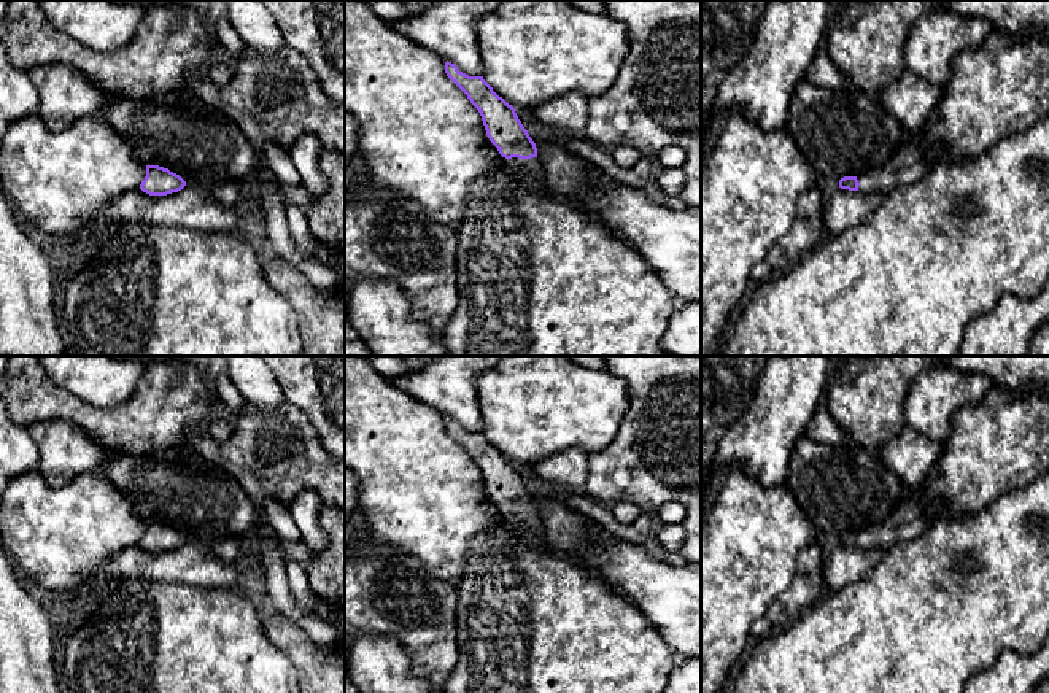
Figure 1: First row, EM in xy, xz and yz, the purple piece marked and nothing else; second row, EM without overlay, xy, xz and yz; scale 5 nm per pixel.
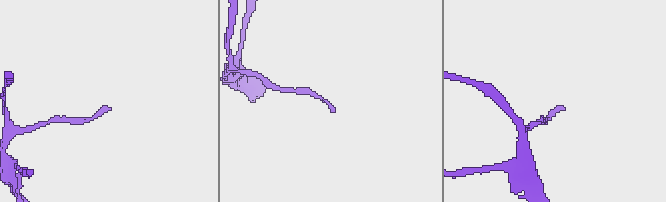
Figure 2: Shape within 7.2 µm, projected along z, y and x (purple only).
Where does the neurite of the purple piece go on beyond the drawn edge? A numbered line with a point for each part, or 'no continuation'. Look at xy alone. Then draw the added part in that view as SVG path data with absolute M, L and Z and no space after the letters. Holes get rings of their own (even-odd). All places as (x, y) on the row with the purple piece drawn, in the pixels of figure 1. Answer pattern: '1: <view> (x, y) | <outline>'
no continuation

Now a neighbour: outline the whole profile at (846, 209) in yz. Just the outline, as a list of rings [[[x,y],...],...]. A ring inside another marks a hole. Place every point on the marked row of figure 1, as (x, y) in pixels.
[[[839,188],[823,210],[823,226],[833,235],[838,235],[860,224],[868,211],[881,205],[882,199],[884,196],[881,192],[863,194]]]

